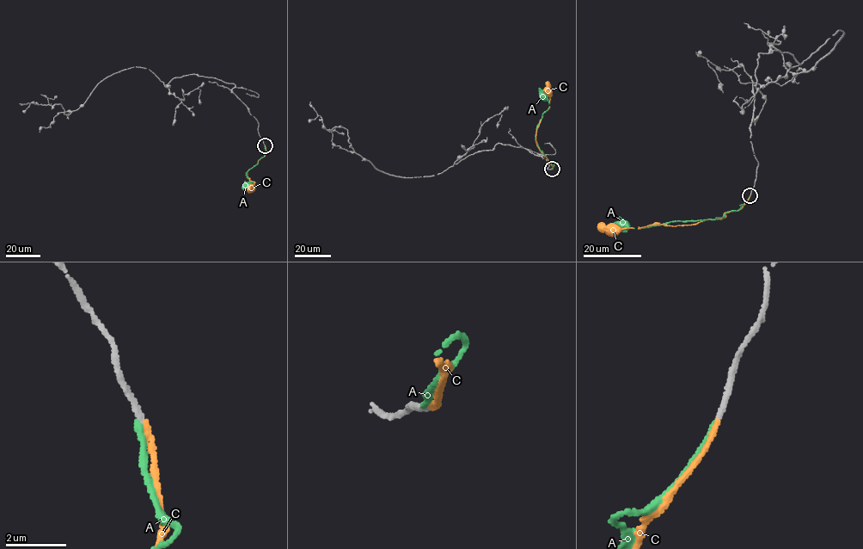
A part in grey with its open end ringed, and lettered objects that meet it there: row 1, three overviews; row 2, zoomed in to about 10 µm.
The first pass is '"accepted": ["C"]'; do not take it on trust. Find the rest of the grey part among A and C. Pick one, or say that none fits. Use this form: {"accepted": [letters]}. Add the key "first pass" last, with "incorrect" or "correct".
{"accepted": ["C"], "first pass": "correct"}

